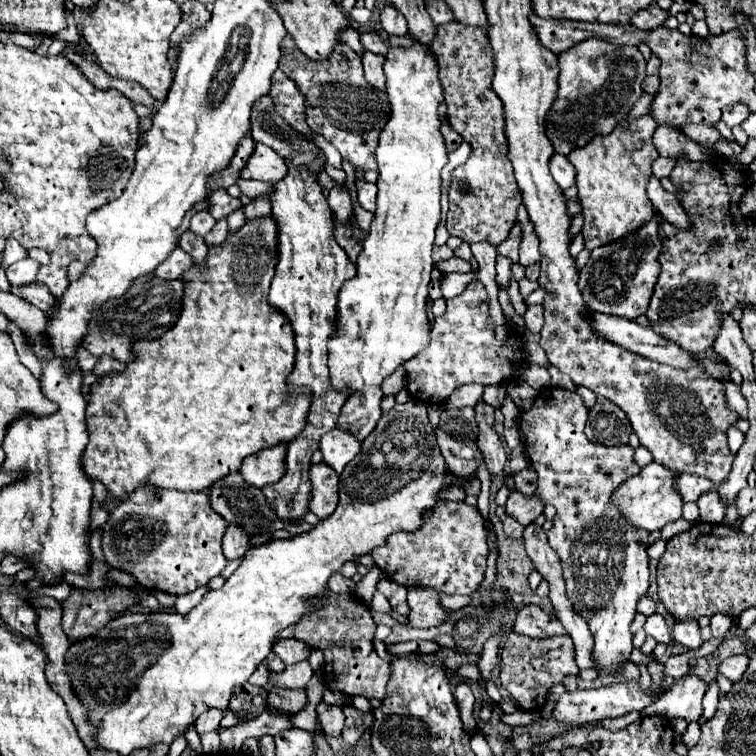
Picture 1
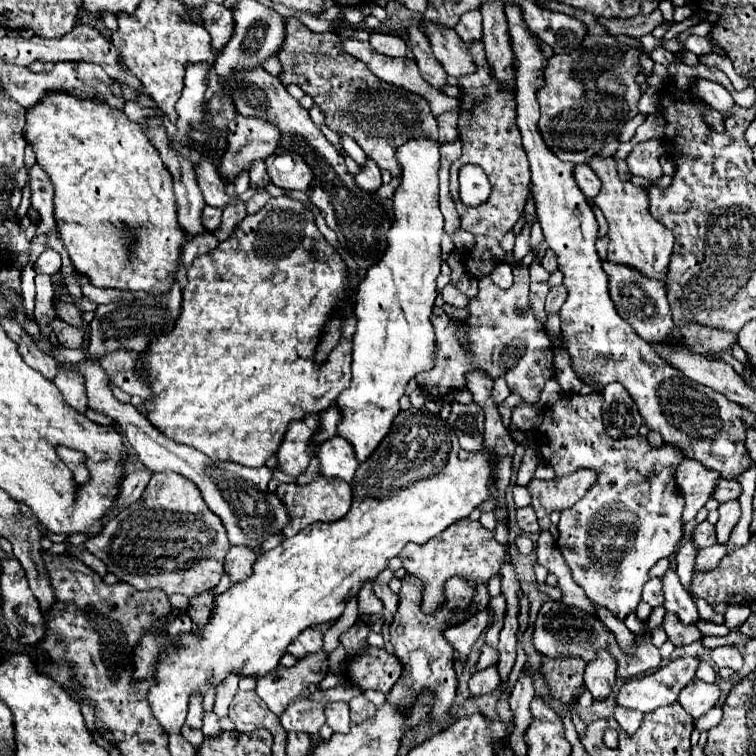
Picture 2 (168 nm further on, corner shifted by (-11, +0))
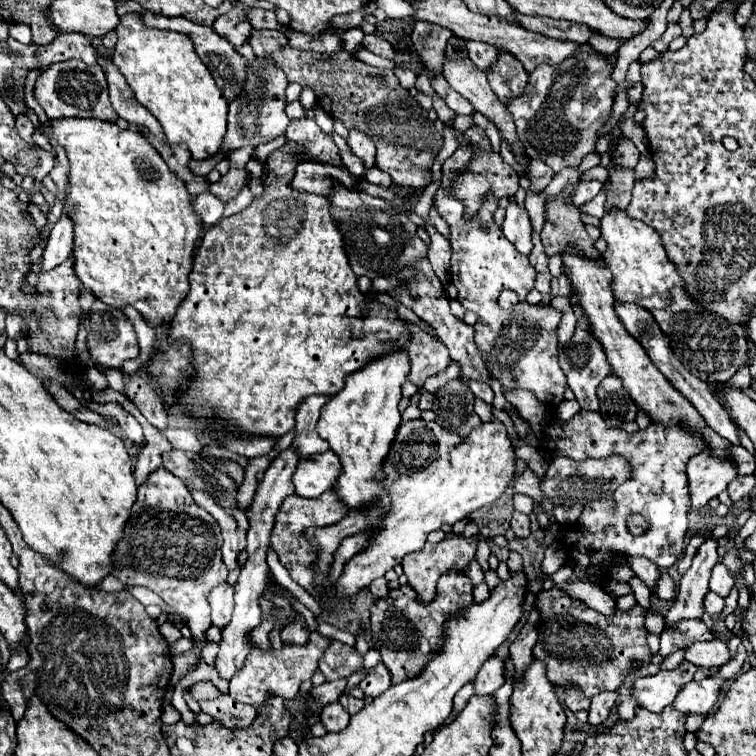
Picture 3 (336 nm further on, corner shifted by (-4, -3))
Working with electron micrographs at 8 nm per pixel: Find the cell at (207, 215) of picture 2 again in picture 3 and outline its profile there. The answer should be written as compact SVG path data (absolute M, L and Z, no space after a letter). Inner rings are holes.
M202 193L194 199L194 209L202 219L204 227L212 227L214 223L218 223L222 219L222 211L224 211L224 203L214 197L212 193Z

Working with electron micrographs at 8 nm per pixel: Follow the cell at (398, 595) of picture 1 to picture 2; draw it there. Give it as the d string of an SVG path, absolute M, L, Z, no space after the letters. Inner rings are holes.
M405 574L401 590L399 590L399 608L389 626L391 644L395 646L397 650L395 654L403 666L403 678L397 680L393 690L387 694L387 700L399 708L405 708L405 706L411 706L423 692L431 690L433 698L431 698L429 724L439 724L441 730L451 726L449 708L457 692L457 674L453 670L453 648L443 638L443 630L449 626L449 610L451 608L465 610L473 594L475 590L471 588L471 584L463 584L463 580L451 578L445 582L445 602L433 614L425 614L421 610L423 582L419 582L411 574Z

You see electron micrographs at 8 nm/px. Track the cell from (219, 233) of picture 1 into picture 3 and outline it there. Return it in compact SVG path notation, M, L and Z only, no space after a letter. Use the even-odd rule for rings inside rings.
M230 167L226 175L222 175L222 179L218 183L210 185L210 193L216 195L218 199L222 199L224 203L228 203L230 199L234 199L242 187L246 185L248 179L248 171L246 169L234 169Z

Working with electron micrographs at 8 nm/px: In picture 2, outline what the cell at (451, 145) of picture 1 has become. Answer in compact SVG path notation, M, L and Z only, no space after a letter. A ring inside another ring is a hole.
M457 112L441 114L437 118L437 124L439 124L439 142L441 144L455 142L459 138L459 132L457 132Z

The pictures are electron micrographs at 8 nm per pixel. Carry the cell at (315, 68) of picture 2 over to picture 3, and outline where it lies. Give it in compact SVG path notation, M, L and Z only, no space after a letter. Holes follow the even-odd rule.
M270 29L252 31L250 45L258 57L276 59L288 81L296 81L302 87L314 89L316 101L332 119L340 119L348 129L358 127L370 135L376 143L376 167L390 173L396 185L422 191L434 183L432 165L444 143L442 133L438 133L436 121L430 119L430 113L420 107L410 91L400 87L396 75L390 69L378 69L360 63L346 51L316 57L312 51L288 47L284 33Z

